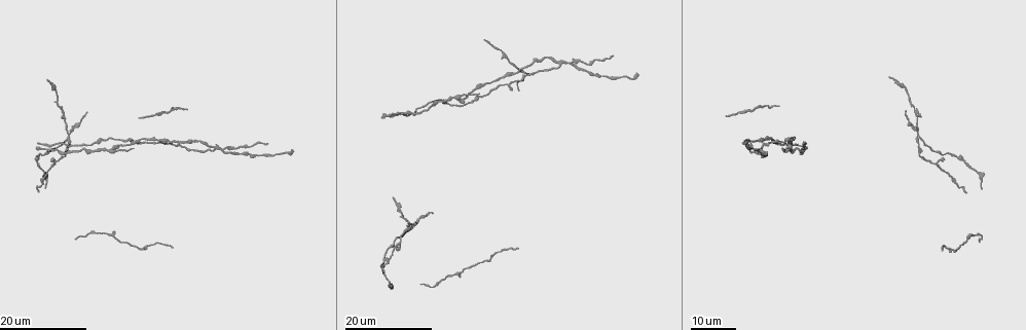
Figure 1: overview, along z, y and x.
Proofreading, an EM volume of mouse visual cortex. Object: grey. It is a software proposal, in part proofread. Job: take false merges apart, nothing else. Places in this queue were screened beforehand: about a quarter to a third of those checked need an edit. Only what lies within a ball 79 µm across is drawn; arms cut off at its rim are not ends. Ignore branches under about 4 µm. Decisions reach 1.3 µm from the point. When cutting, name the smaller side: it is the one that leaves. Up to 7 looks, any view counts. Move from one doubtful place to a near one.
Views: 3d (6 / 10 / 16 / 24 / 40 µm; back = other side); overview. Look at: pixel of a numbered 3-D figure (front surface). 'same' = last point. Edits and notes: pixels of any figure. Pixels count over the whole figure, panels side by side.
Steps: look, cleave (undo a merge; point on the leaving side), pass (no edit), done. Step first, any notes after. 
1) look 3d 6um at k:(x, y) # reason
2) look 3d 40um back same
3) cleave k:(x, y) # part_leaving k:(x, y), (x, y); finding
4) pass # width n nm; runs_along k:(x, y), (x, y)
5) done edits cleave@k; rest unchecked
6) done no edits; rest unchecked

look 3d 16um at 1:(525, 72) # two arms in line, one across

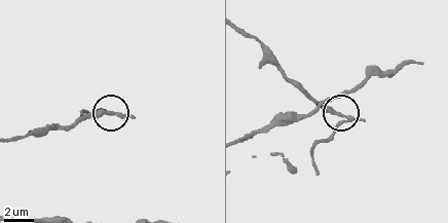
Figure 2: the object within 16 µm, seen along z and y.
look 3d 10um at 2:(103, 113)

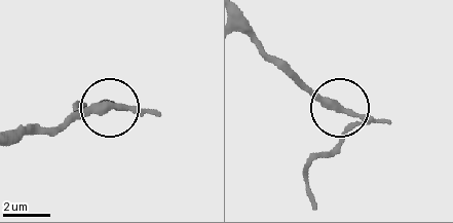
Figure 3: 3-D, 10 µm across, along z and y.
pass # width 250 nm; one neuron here

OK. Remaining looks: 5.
look 3d 16um at 1:(459, 97)

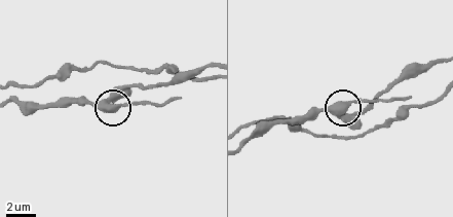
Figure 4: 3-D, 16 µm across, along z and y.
look 3d 10um at 4:(112, 109)

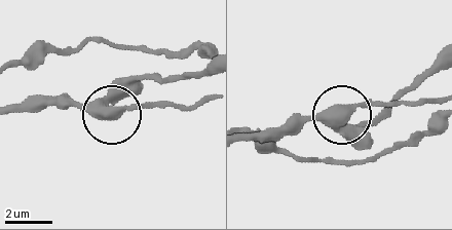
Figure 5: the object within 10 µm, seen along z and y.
pass # side_arm 5 um; runs_along 5:(205, 68), (129, 81), (108, 109), (181, 104); continuous, no second neuron

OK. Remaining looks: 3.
look 3d 16um at 1:(69, 135) # two arms in line, one across

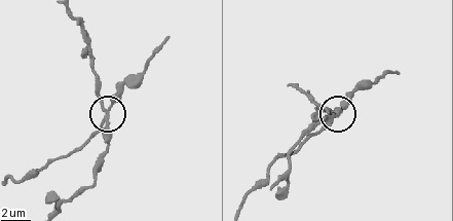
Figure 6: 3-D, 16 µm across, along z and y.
look 3d 10um at 6:(105, 110)

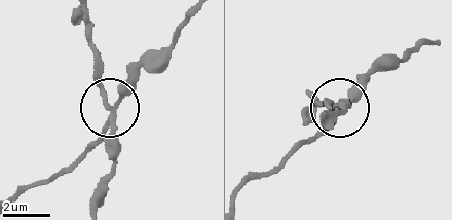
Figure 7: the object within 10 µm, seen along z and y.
look 3d 6um at 7:(105, 106)

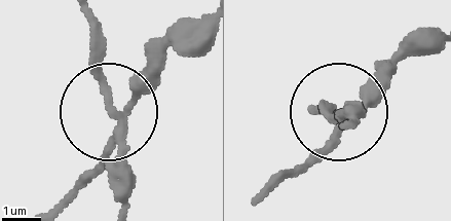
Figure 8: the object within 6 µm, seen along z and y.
cleave 8:(115, 186) # width 190 nm; part_leaving 8:(117, 133), (117, 208); a second neuron is stuck on

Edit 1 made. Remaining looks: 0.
done edits cleave@8; rest unchecked

